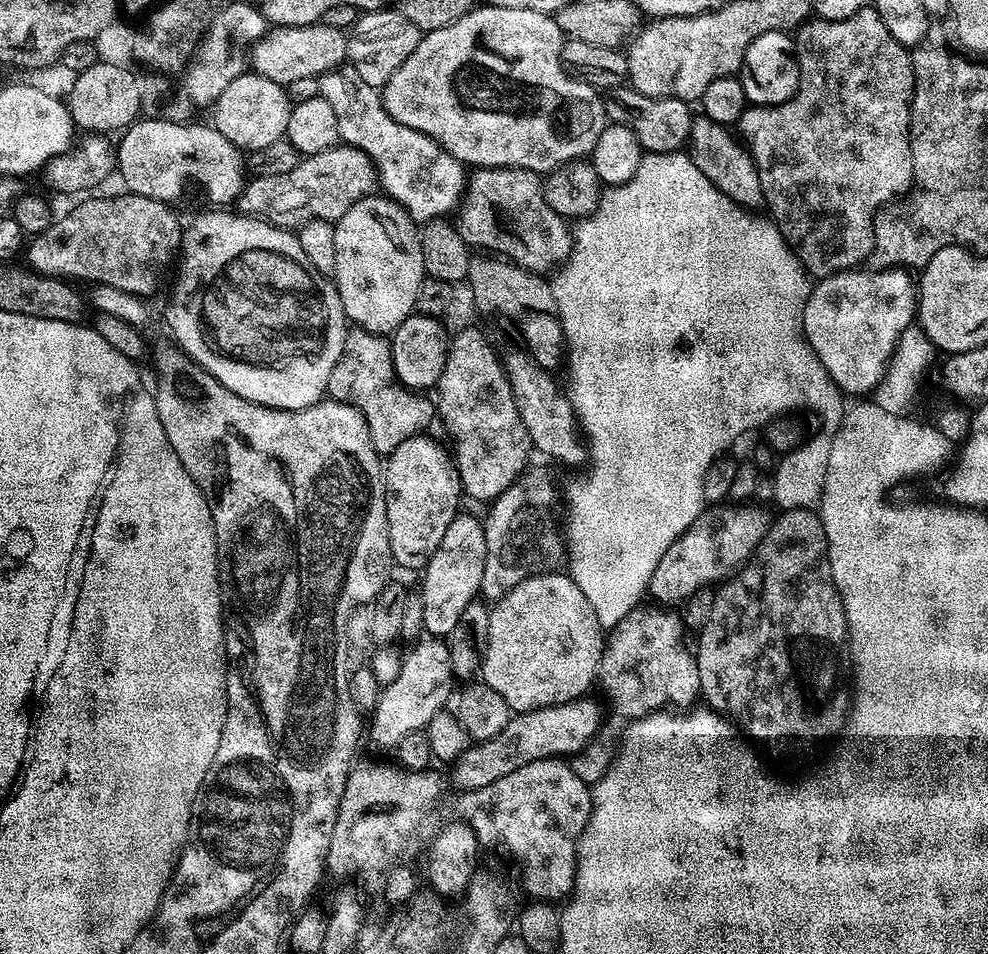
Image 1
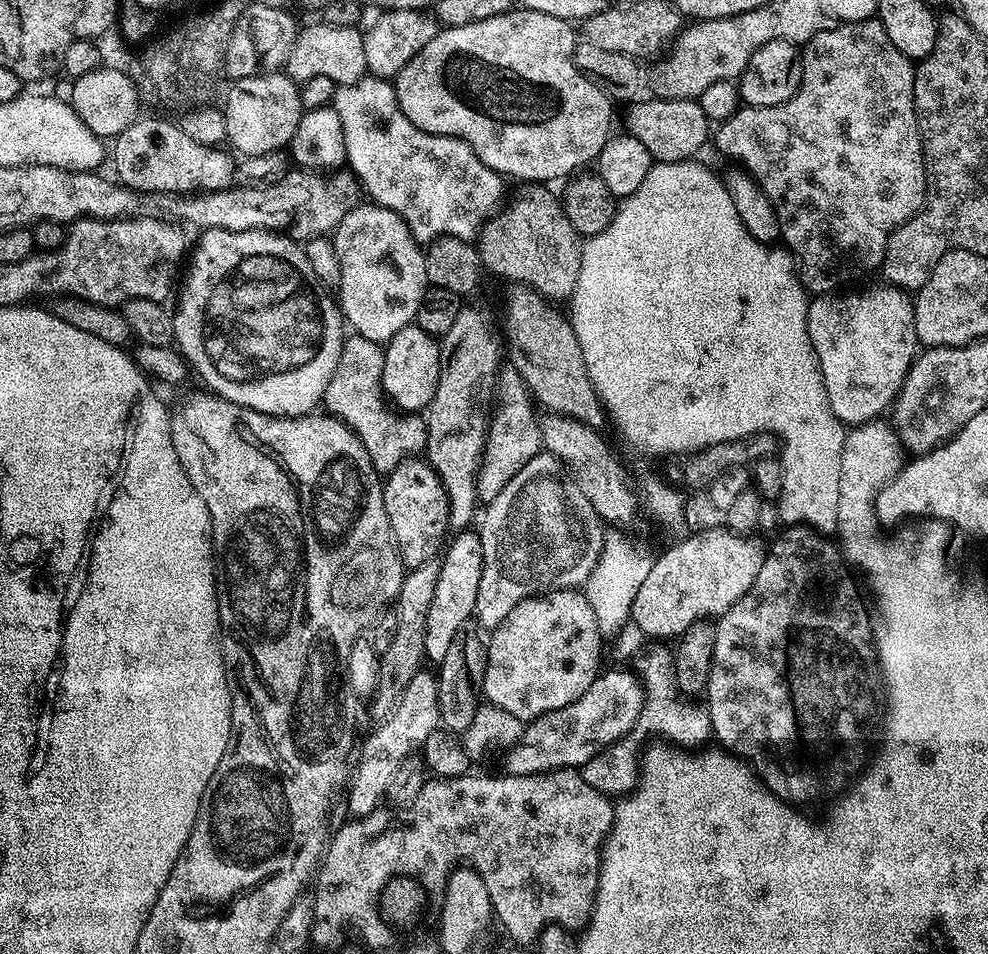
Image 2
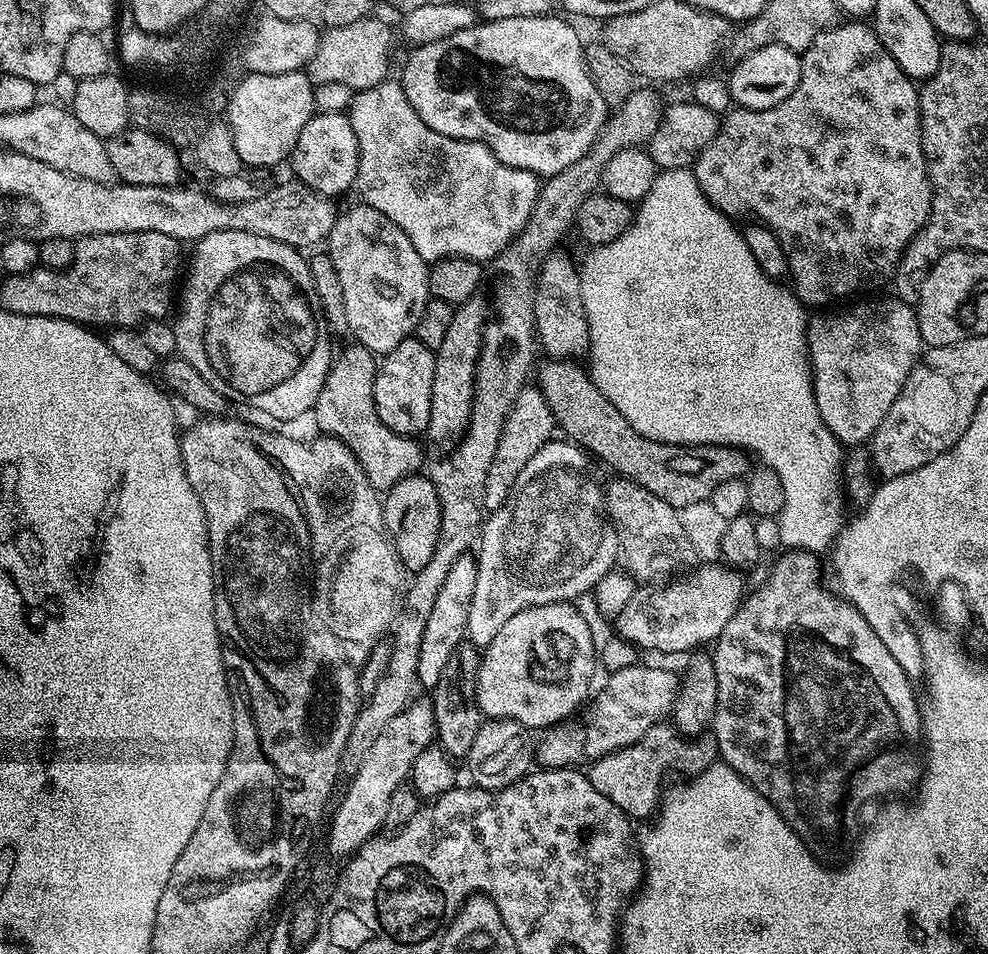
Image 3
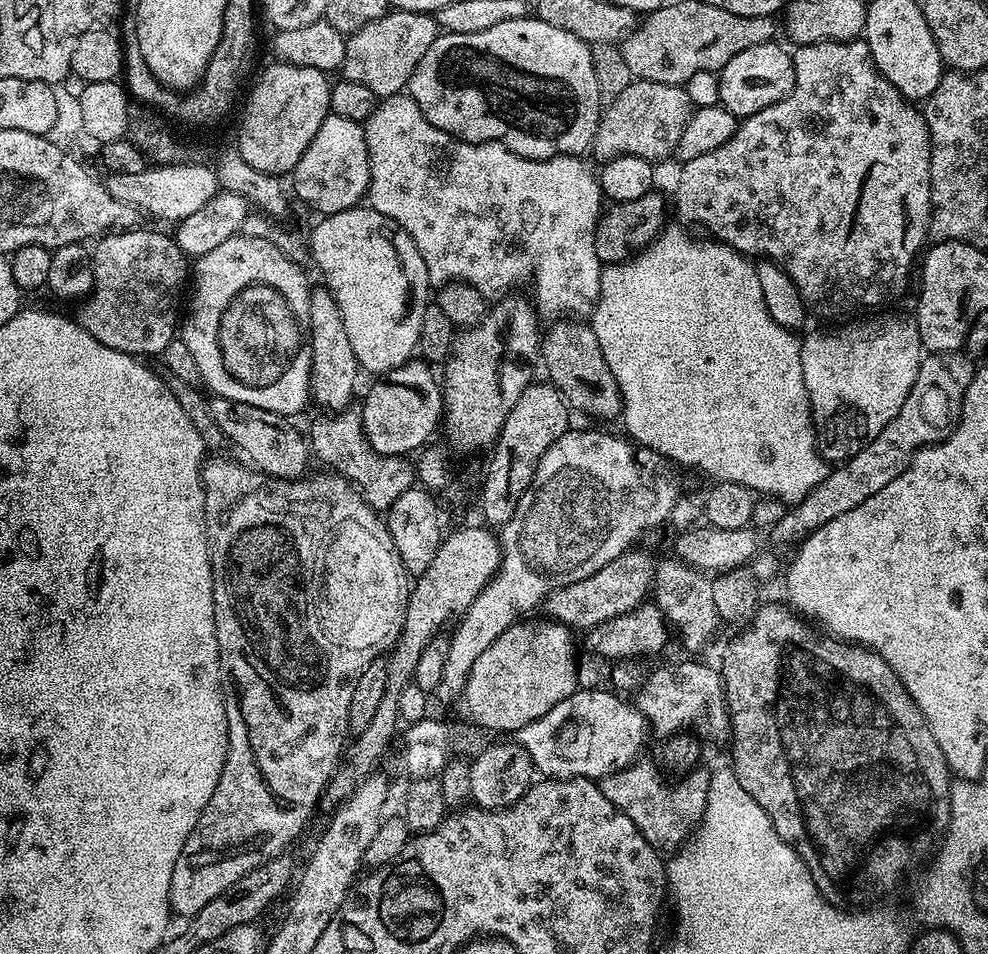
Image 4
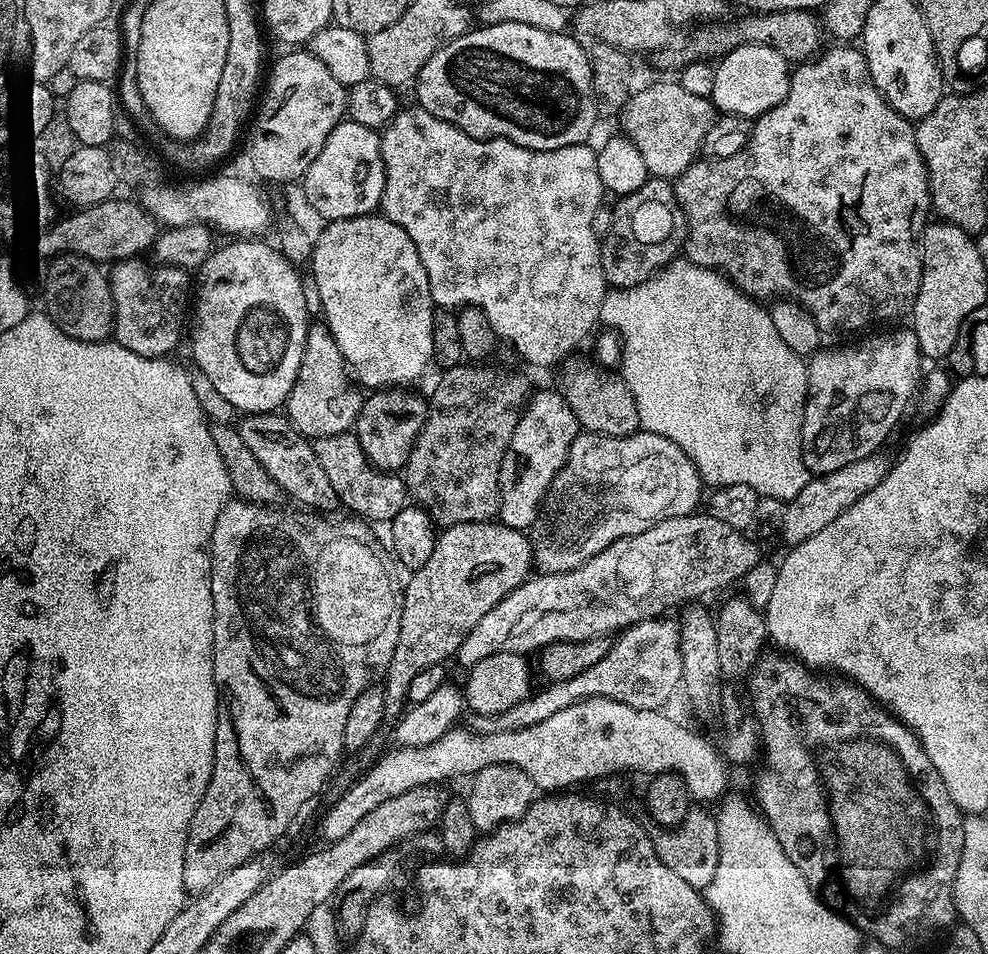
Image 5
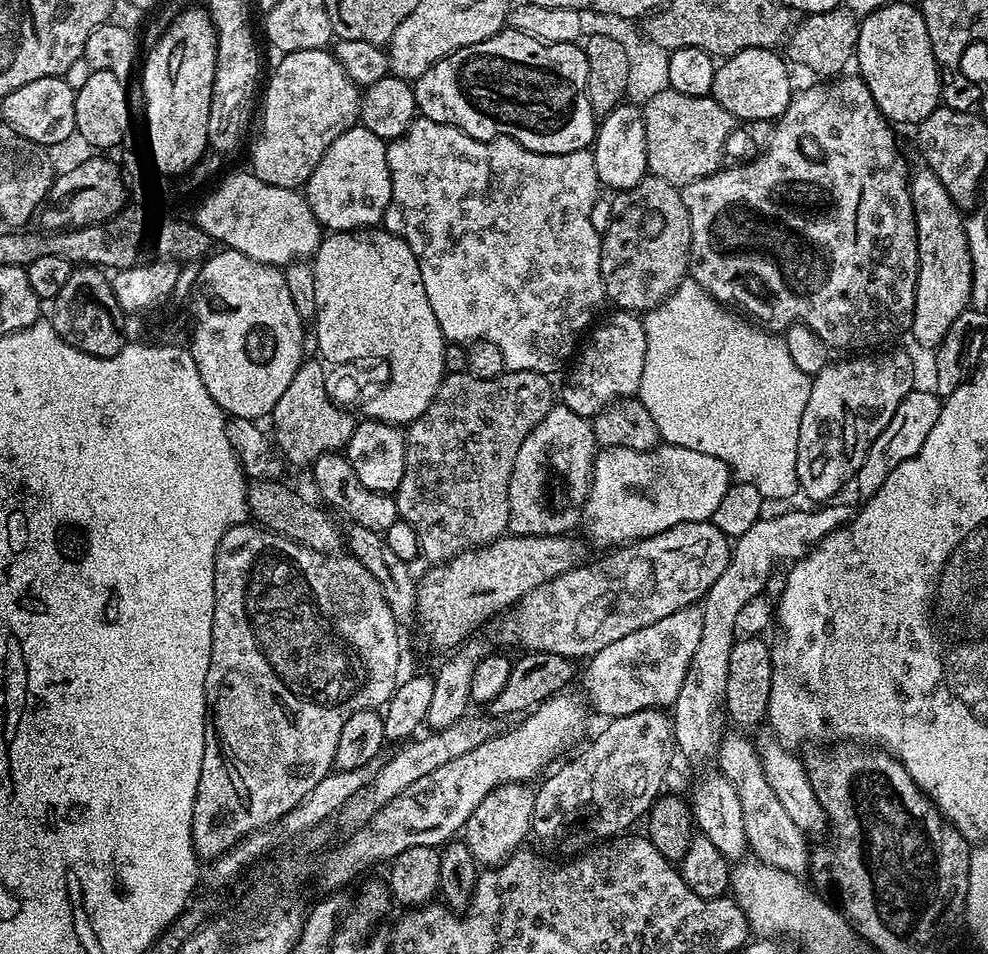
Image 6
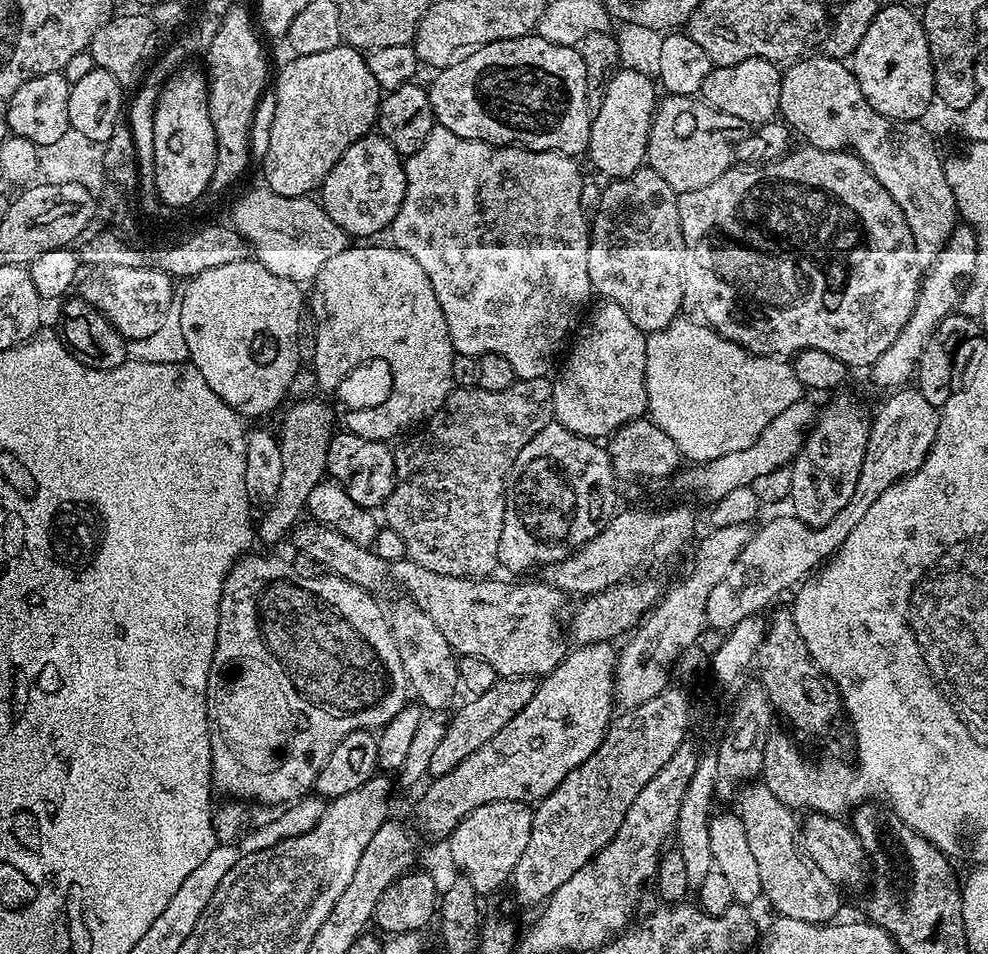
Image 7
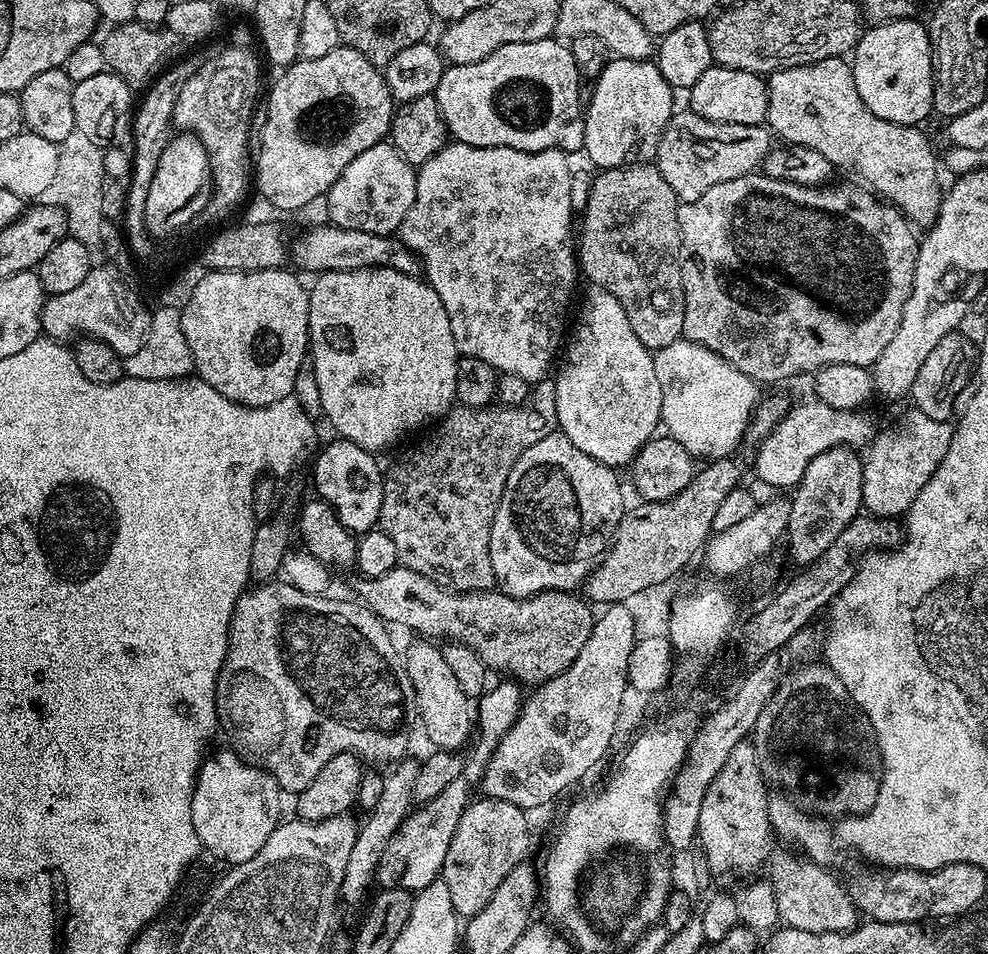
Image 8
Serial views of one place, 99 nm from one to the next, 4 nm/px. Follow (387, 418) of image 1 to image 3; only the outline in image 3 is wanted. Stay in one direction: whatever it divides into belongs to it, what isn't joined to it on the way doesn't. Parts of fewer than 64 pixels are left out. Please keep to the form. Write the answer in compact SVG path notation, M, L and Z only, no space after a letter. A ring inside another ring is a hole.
M349 344L349 348L332 361L332 369L316 399L314 417L319 431L345 444L354 458L358 458L366 478L370 478L376 491L383 494L402 482L402 478L417 475L425 463L426 452L419 439L394 434L384 425L382 418L378 418L374 406L377 357L360 344Z

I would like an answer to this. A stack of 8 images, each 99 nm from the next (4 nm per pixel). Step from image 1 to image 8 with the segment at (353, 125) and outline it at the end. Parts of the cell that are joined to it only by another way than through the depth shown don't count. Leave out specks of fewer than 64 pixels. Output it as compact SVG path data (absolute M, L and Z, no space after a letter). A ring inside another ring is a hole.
M449 142L442 150L438 150L438 154L434 154L434 158L416 168L414 206L410 206L398 229L399 240L419 259L429 286L435 290L438 298L442 298L442 306L446 306L446 318L450 318L450 331L454 334L456 351L461 356L482 358L482 362L496 369L497 373L518 374L518 378L526 378L530 382L543 380L553 371L552 359L555 358L556 351L557 356L561 351L562 341L566 336L564 319L568 316L568 303L576 288L578 252L574 247L574 228L572 232L572 168L568 165L568 160L569 153L561 152L559 148L523 152L513 148L479 148Z

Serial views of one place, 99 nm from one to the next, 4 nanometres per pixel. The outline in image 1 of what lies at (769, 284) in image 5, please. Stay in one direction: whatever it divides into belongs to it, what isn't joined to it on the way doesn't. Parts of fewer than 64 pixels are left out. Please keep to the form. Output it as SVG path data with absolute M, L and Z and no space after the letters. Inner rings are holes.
M869 6L850 14L850 18L841 20L822 20L809 18L795 29L796 57L800 67L800 88L785 104L757 104L745 108L738 125L739 135L756 164L758 178L762 182L764 204L770 213L770 219L776 223L782 238L792 247L792 252L800 259L800 265L812 278L833 276L836 272L856 270L873 255L874 226L872 219L881 208L903 197L908 188L908 176L912 172L912 91L914 90L914 70L912 69L912 52L886 30L886 22L878 14L875 6Z

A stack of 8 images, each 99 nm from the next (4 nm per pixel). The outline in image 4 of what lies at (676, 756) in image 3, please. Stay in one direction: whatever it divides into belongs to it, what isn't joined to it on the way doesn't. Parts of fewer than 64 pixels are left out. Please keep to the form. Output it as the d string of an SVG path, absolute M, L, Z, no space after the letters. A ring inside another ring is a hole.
M641 758L635 764L627 764L622 770L611 772L599 780L602 794L614 802L634 826L650 842L650 846L661 854L672 854L688 843L696 827L700 825L702 814L706 810L706 798L710 790L712 772L697 766L691 772L681 775L675 782L667 784L661 765L651 764L647 758Z

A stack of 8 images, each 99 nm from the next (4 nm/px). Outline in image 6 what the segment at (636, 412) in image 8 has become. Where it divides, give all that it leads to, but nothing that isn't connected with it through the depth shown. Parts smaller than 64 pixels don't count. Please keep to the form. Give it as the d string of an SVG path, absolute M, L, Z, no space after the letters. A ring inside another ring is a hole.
M623 310L613 313L613 316L606 317L604 321L601 319L587 333L575 357L576 365L564 384L562 403L579 416L591 418L609 404L635 397L640 391L642 366L646 362L646 330L643 319Z

